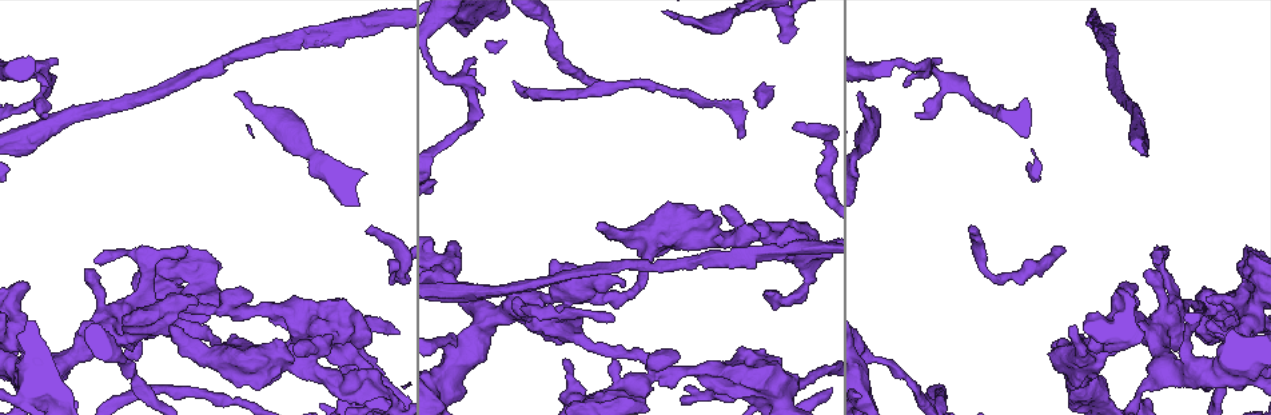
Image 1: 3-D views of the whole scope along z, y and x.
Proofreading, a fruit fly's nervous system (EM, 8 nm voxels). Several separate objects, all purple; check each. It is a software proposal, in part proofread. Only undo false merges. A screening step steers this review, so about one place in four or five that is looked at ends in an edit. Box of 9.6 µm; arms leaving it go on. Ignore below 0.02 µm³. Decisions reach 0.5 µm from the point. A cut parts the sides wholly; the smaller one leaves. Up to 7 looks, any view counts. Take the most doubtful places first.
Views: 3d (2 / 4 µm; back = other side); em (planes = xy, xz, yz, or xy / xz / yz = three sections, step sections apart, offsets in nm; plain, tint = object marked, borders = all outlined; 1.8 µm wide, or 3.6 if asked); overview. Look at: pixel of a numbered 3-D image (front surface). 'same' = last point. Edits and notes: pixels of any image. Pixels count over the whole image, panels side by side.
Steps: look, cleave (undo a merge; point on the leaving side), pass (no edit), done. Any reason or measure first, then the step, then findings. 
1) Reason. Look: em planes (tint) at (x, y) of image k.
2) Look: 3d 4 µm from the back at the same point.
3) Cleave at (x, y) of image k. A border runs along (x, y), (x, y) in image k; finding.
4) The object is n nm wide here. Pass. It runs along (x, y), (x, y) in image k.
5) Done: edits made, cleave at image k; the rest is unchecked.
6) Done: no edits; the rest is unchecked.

Three-way junction. Look: em yz step 4 (tint) at (1137, 320) of image 1.

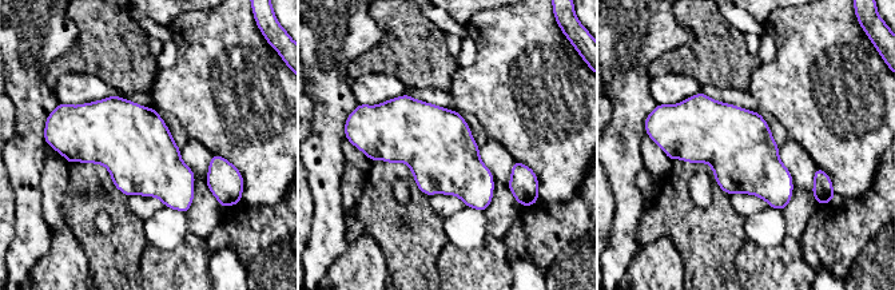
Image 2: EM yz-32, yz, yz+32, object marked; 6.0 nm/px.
Pass. One cell here.

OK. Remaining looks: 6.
Sharp bend. Look: 3d 2 µm at (574, 390) of image 1.

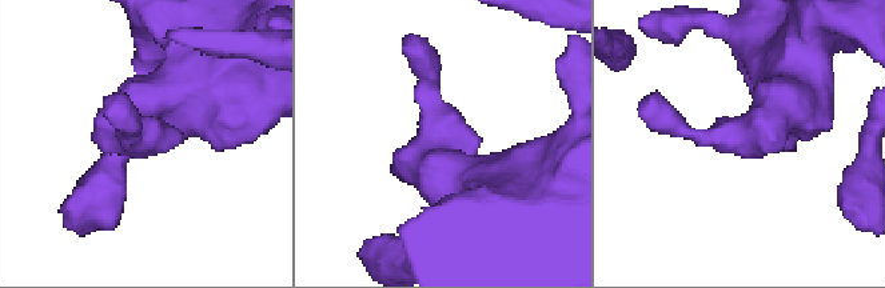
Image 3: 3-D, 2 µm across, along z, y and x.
Need the tissue. Look: em planes (borders) at (435, 143) of image 3.

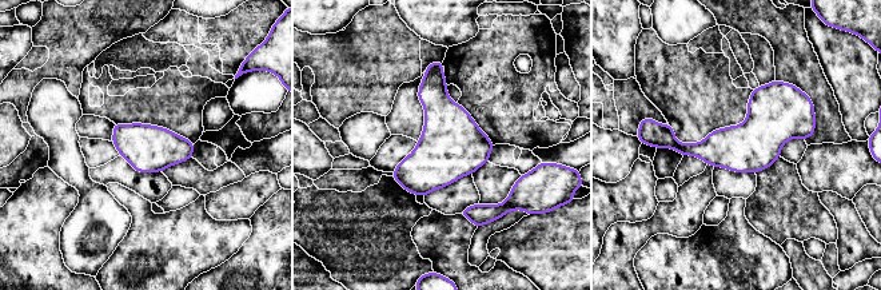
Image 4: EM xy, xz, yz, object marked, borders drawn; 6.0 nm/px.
Pass. It runs along (810, 108), (744, 149), (661, 140) in image 4; all the same cell.

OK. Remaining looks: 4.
A fork. Look: 3d 4 µm at (463, 289) of image 1.

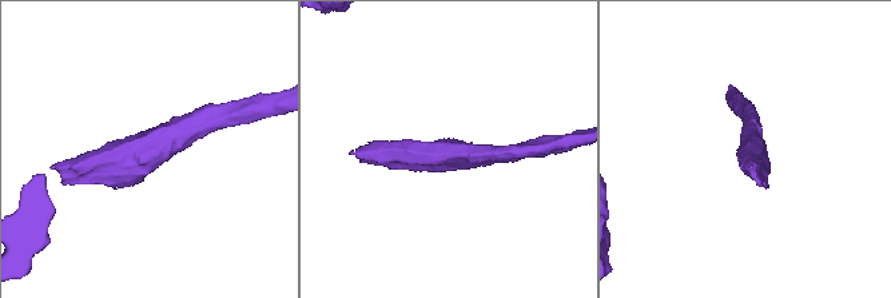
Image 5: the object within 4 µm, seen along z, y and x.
Now the EM. Look: em yz step 8 (plain) at (147, 146) of image 5.

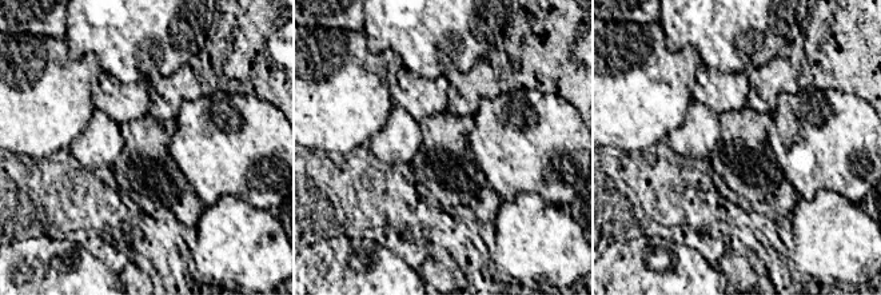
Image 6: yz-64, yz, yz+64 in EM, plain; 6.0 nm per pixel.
Look: em yz step 8 (tint) at the same point.

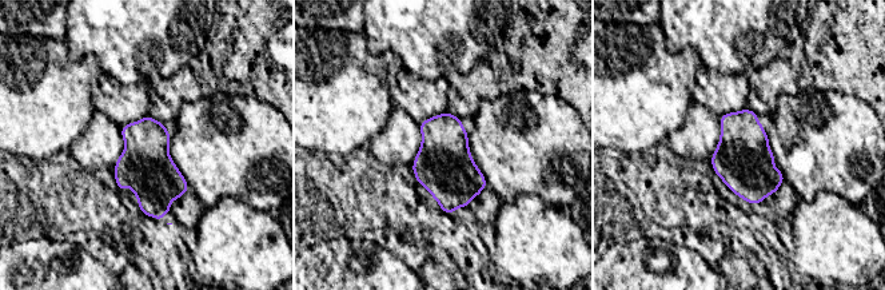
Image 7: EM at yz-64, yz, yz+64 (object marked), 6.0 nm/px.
Pass. All the same cell.

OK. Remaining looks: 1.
Done: no edits; the rest is unchecked.

